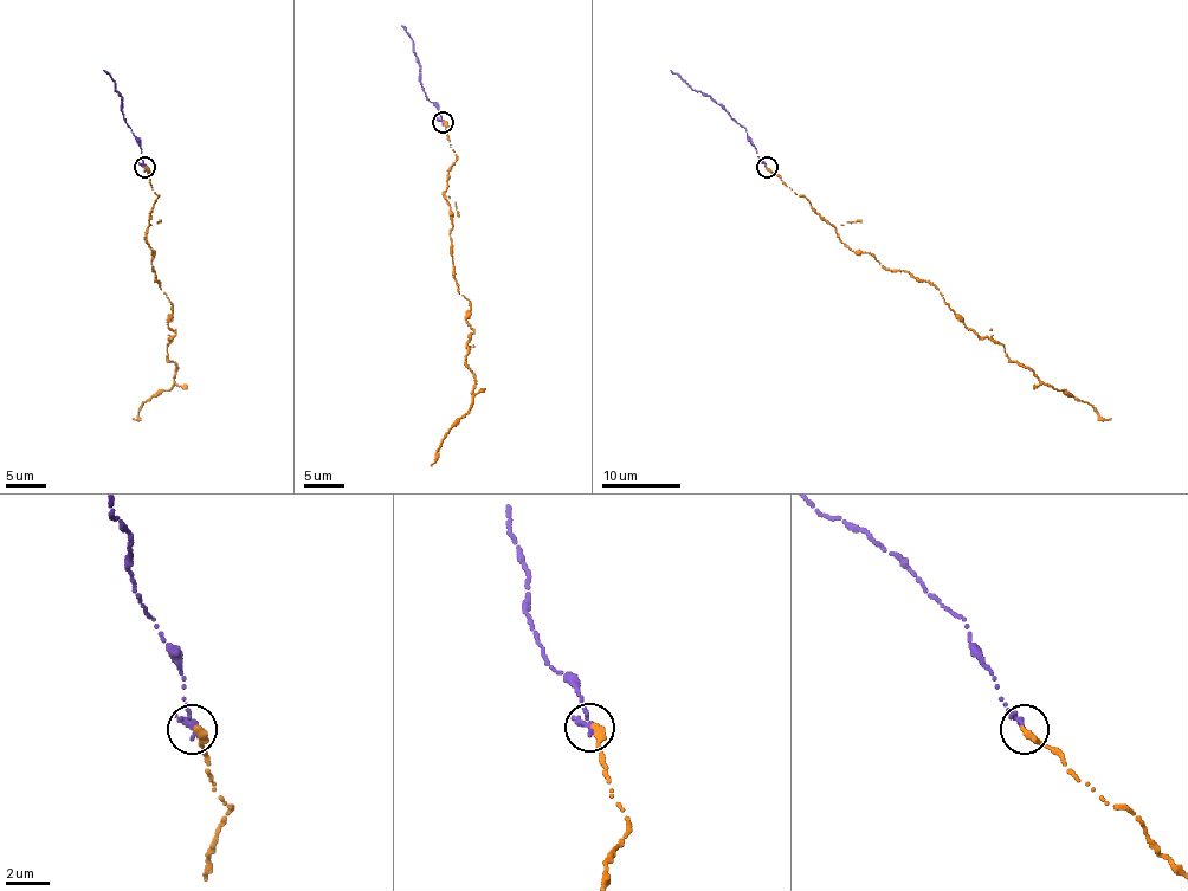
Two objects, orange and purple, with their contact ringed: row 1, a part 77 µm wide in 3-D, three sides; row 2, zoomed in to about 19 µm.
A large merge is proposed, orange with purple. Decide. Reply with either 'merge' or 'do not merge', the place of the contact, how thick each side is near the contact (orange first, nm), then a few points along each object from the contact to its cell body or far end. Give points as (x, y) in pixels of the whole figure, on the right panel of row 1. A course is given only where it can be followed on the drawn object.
merge; place (767, 167); calibres 380 and 300 nm; course orange (766, 168), (804, 195), (853, 251), (933, 283), (955, 315), (980, 336), (1000, 342), (1008, 359), (1109, 418); course purple (766, 168), (742, 127), (671, 71)

